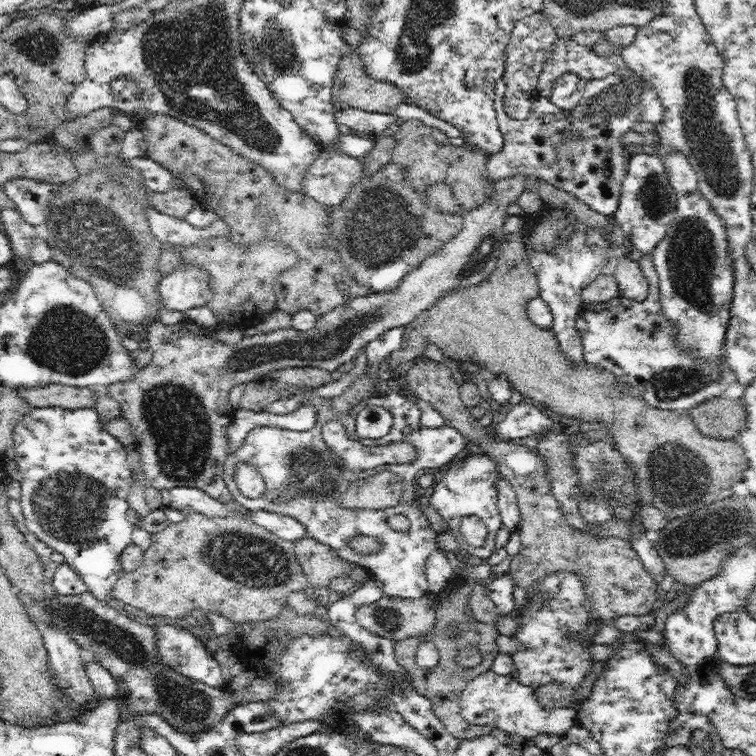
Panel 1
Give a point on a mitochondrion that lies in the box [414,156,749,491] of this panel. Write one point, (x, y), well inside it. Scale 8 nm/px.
(690, 254)

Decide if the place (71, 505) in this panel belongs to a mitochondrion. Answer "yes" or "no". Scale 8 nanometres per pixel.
yes

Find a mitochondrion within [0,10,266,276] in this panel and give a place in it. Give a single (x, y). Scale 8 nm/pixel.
(40, 47)

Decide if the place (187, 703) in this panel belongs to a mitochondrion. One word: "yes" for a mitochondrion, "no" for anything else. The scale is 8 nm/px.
yes

